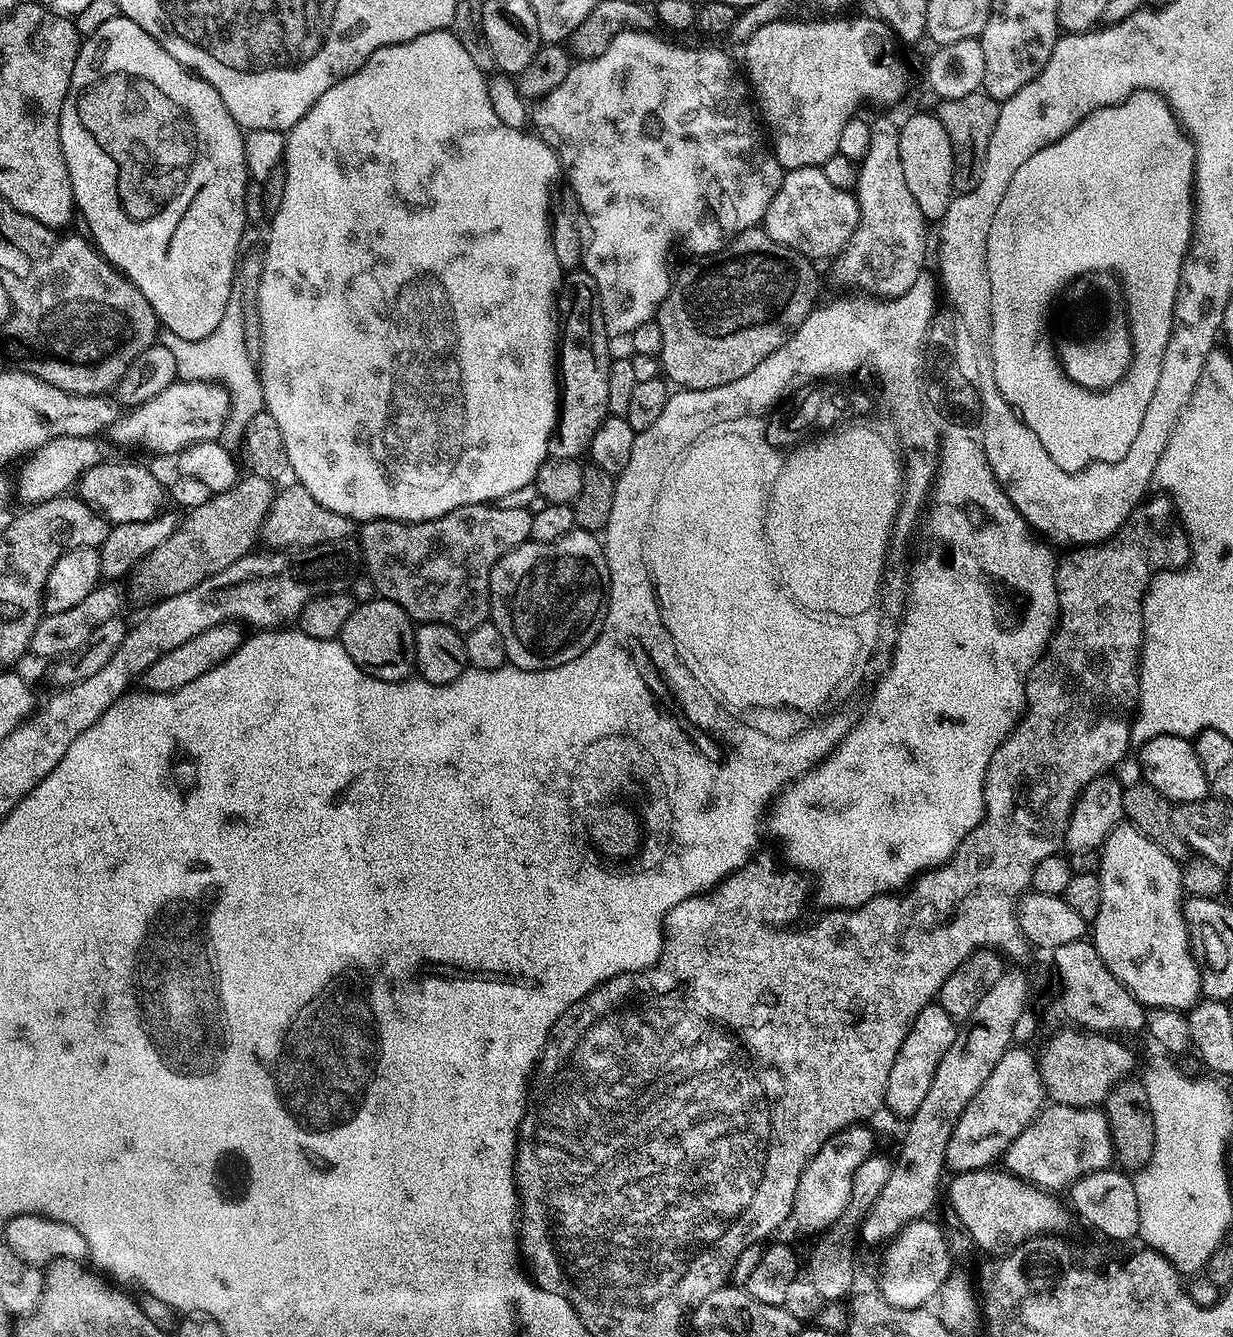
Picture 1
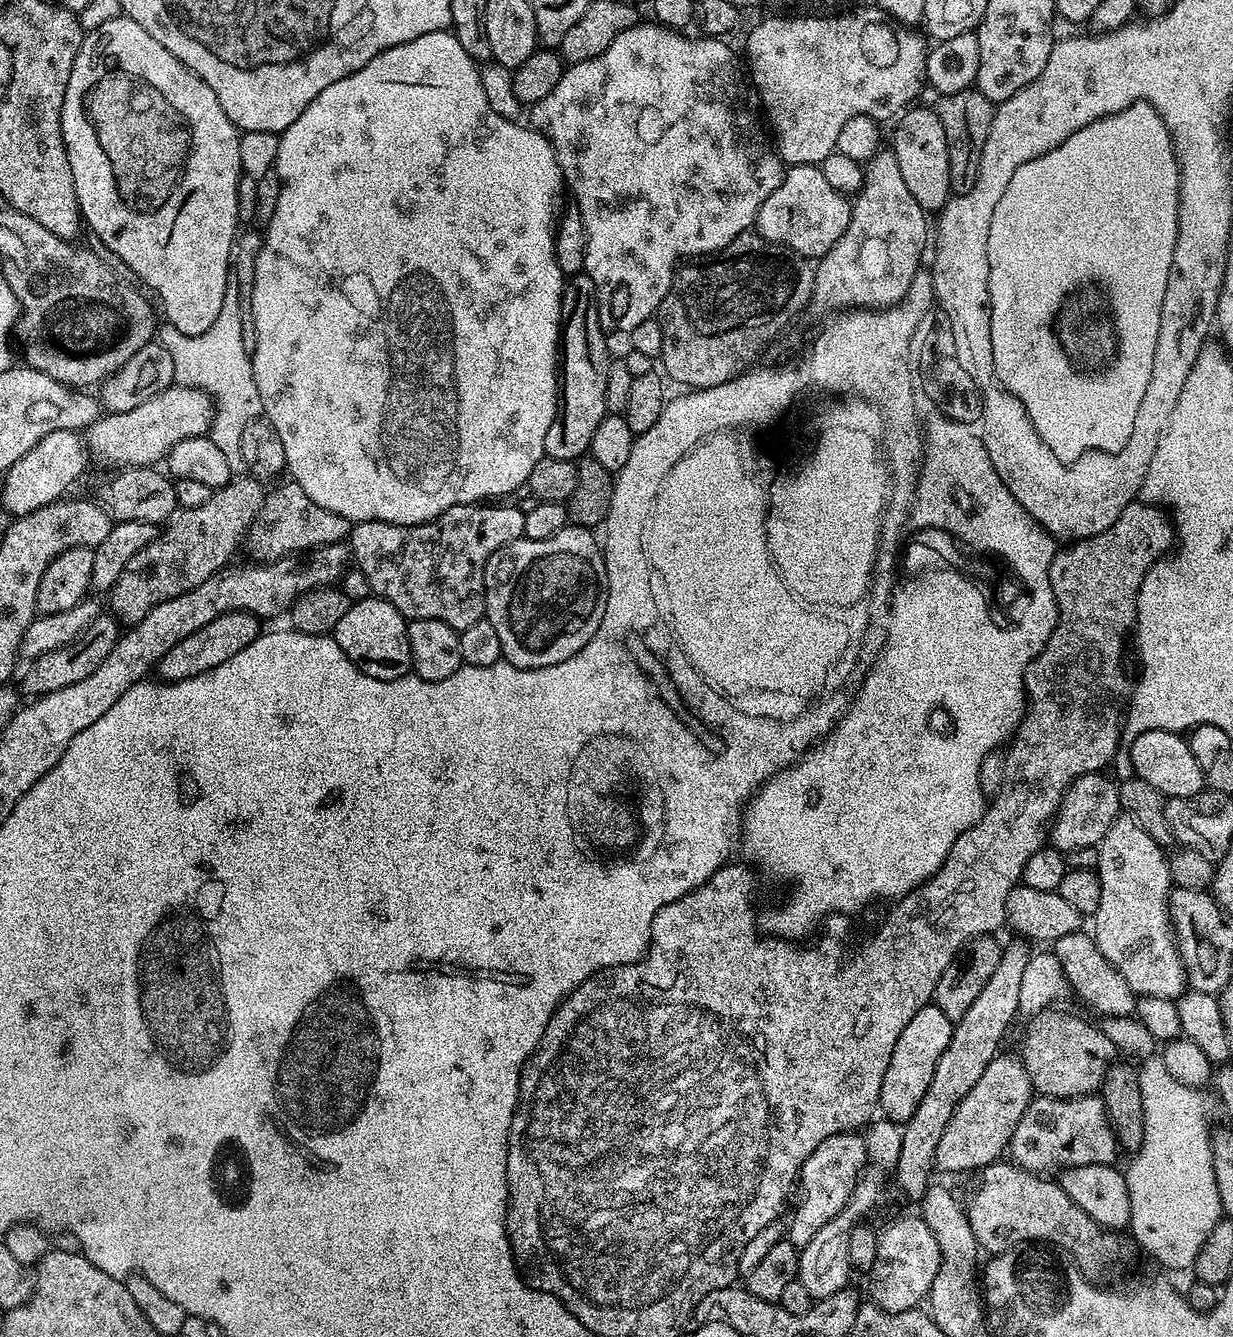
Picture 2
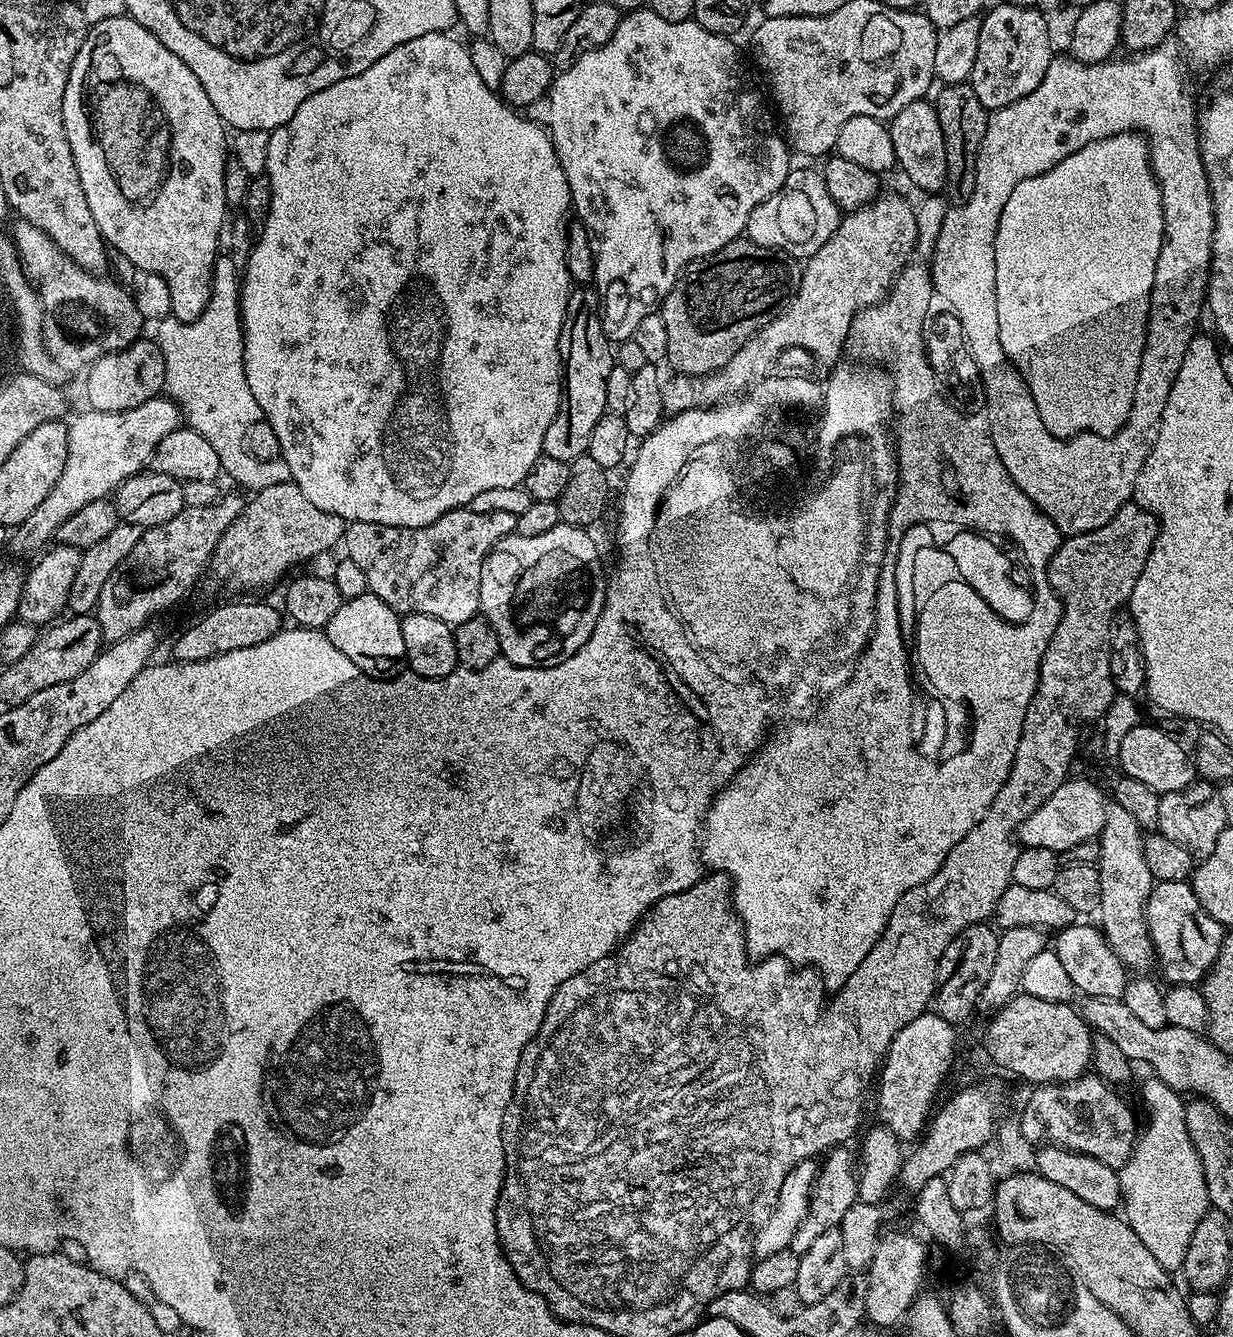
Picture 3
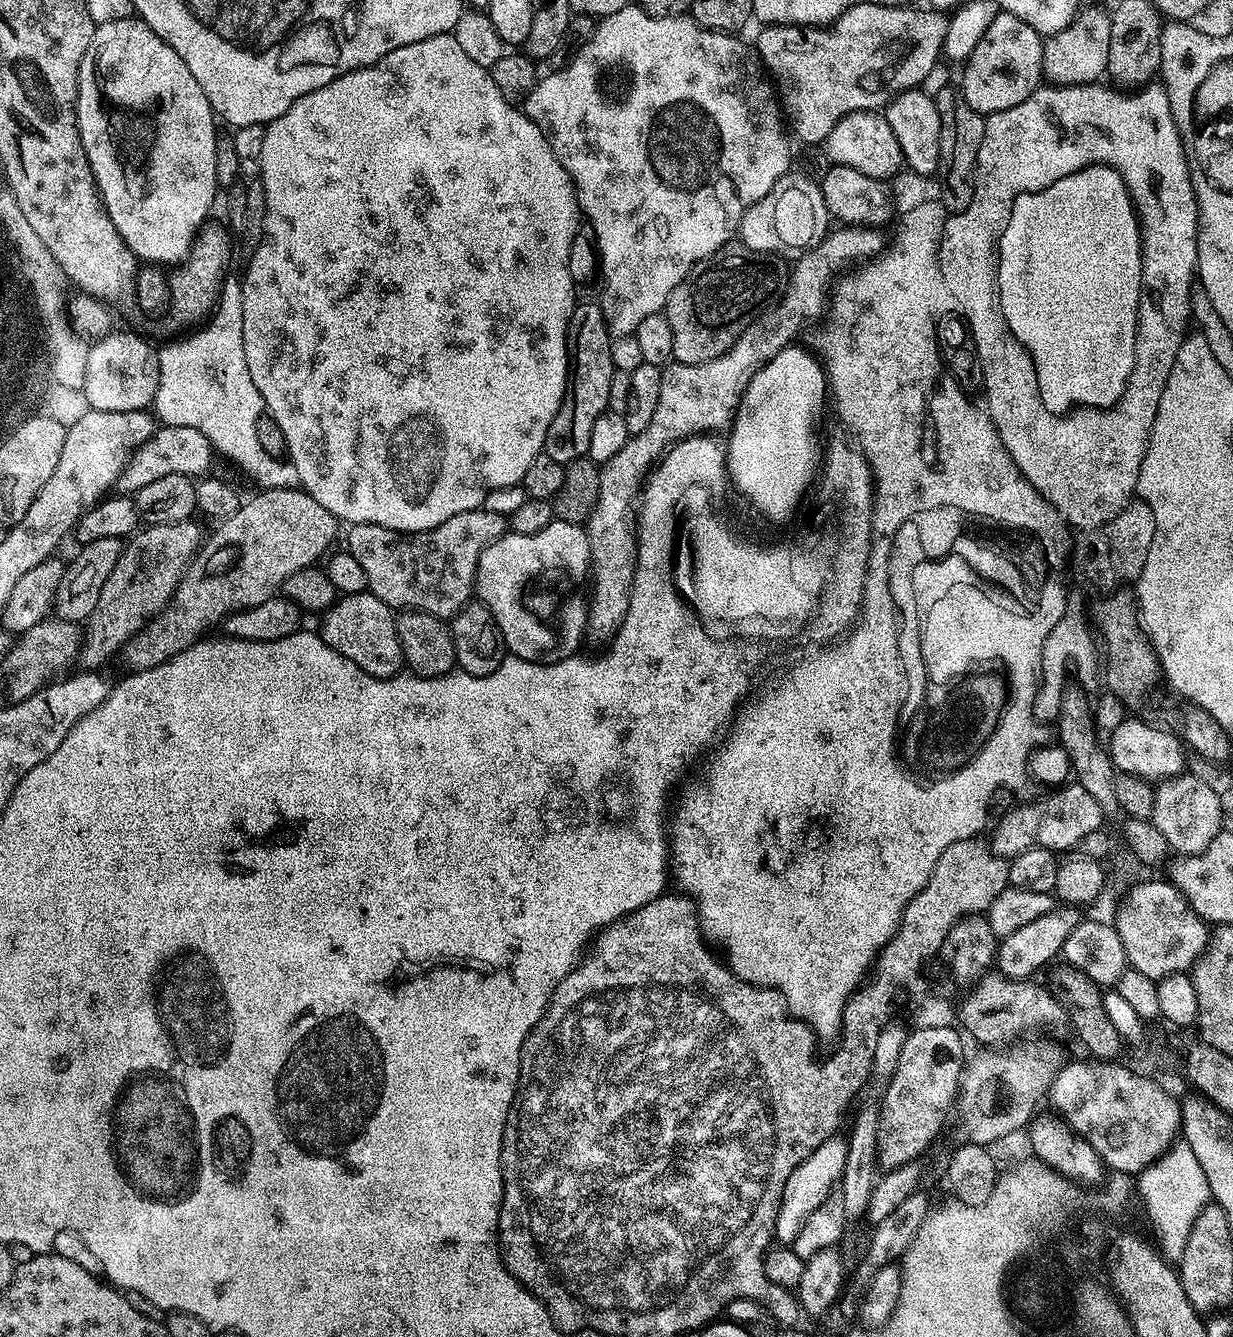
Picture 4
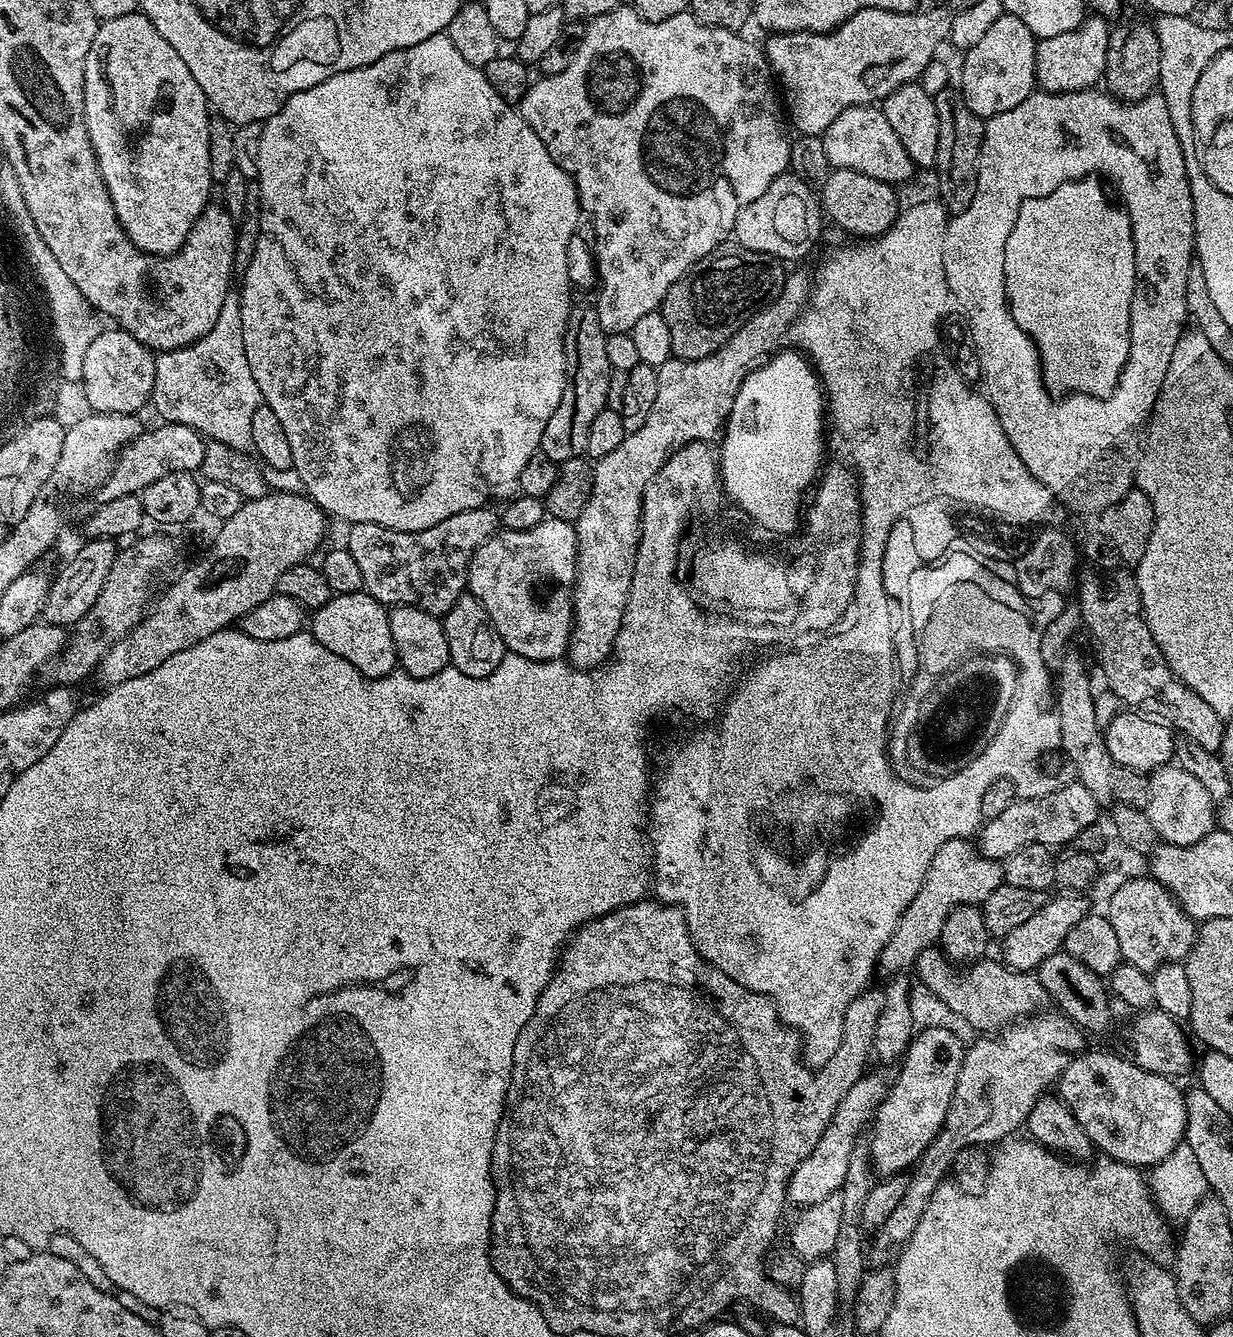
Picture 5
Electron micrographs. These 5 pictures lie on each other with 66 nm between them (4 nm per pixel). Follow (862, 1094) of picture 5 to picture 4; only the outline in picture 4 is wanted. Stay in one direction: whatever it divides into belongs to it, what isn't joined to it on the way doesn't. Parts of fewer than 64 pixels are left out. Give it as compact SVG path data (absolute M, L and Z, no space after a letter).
M833 1138L822 1142L822 1146L818 1146L818 1150L806 1157L792 1171L790 1178L784 1180L780 1209L774 1221L774 1240L777 1245L790 1246L794 1238L798 1238L798 1230L802 1230L806 1218L810 1218L810 1214L814 1214L814 1210L818 1210L818 1206L822 1206L822 1202L833 1195L843 1174L846 1152L847 1139Z

